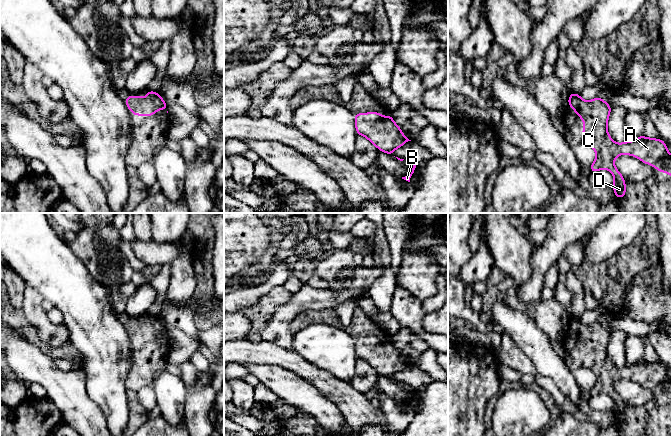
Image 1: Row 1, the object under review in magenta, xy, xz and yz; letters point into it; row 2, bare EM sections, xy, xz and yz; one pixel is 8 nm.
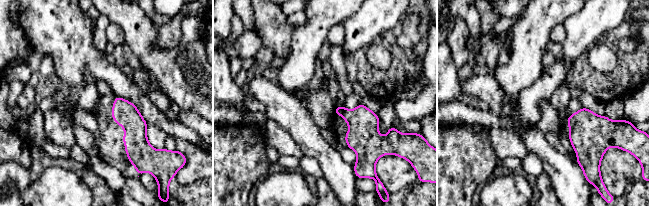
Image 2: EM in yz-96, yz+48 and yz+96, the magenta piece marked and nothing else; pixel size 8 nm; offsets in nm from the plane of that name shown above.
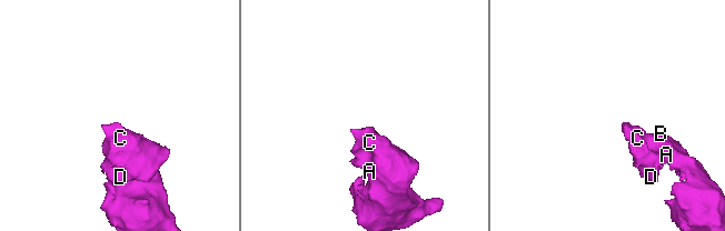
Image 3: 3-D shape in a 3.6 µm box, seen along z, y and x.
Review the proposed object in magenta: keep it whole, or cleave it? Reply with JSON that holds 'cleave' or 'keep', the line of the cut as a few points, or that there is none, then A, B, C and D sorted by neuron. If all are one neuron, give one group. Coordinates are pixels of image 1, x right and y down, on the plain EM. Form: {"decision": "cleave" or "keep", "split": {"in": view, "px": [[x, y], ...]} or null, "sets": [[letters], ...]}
{"decision": "keep", "split": null, "sets": [["A", "B", "C", "D"]]}

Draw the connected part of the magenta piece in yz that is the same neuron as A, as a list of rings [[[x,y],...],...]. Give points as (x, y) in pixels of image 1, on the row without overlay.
[[[570,317],[568,328],[584,346],[582,367],[589,368],[596,376],[596,383],[590,390],[591,396],[607,393],[612,397],[612,412],[616,422],[623,422],[626,418],[626,406],[614,388],[619,379],[635,380],[643,387],[652,389],[654,393],[671,399],[671,378],[662,363],[642,359],[631,366],[618,368],[607,355],[611,330],[601,321],[585,325],[579,318]]]

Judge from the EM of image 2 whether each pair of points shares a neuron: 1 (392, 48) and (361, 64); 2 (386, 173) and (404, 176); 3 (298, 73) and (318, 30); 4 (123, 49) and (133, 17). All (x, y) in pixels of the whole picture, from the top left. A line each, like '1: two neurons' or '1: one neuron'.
1: one neuron
2: one neuron
3: one neuron
4: two neurons

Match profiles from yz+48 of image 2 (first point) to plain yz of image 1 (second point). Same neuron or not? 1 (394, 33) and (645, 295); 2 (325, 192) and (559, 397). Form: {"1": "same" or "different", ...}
{"1": "different", "2": "different"}

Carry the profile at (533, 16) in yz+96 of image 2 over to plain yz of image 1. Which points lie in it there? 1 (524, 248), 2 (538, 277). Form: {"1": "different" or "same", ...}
{"1": "different", "2": "same"}

